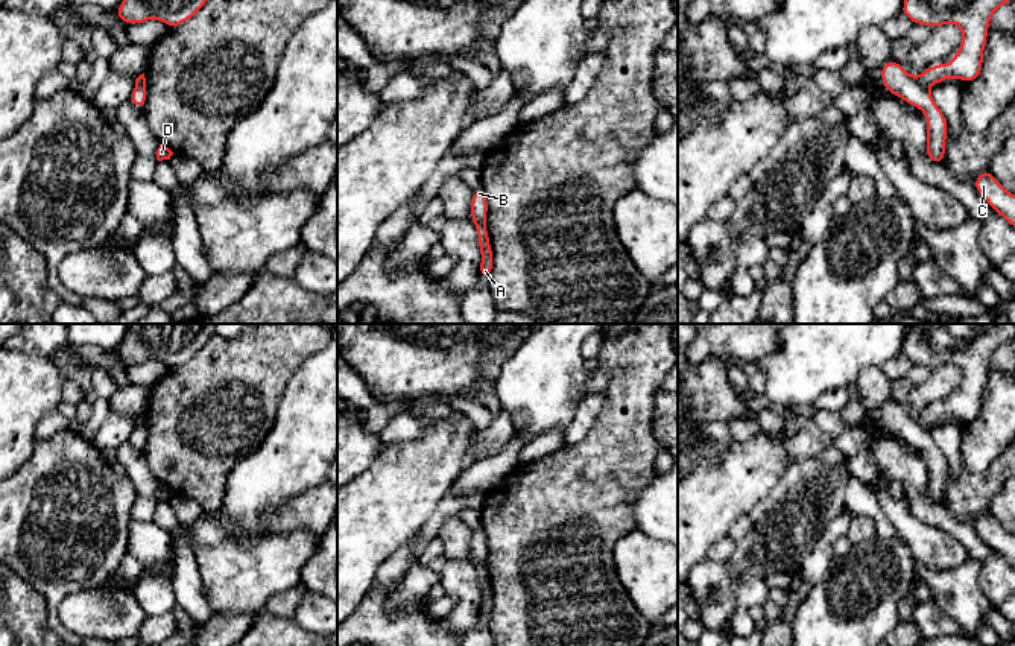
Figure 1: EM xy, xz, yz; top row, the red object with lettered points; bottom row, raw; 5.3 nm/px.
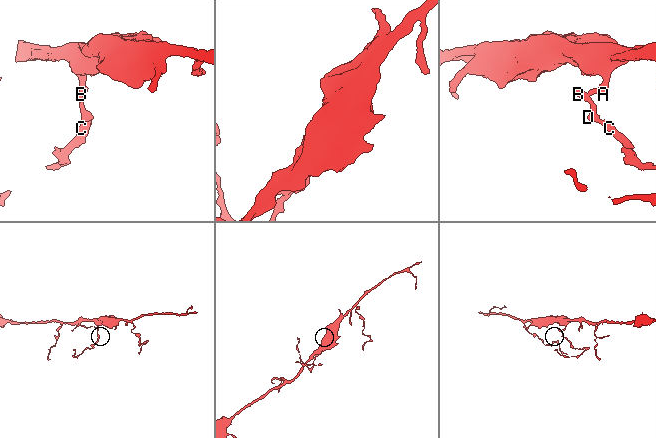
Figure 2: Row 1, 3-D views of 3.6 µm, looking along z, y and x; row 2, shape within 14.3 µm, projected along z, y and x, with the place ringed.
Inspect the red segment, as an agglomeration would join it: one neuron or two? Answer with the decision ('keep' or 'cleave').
cleave

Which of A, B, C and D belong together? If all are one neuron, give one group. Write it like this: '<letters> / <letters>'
A / B C D

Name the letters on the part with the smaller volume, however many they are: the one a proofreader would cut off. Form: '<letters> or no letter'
B, C, D

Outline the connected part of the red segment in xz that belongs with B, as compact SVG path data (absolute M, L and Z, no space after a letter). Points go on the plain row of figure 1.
M476 529L473 530L471 538L471 562L477 565L483 565L488 556L488 541L485 530Z

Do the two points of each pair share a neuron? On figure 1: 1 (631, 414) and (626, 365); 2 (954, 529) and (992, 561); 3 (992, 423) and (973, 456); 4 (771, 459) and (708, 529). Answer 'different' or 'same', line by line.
1: same
2: same
3: same
4: same

